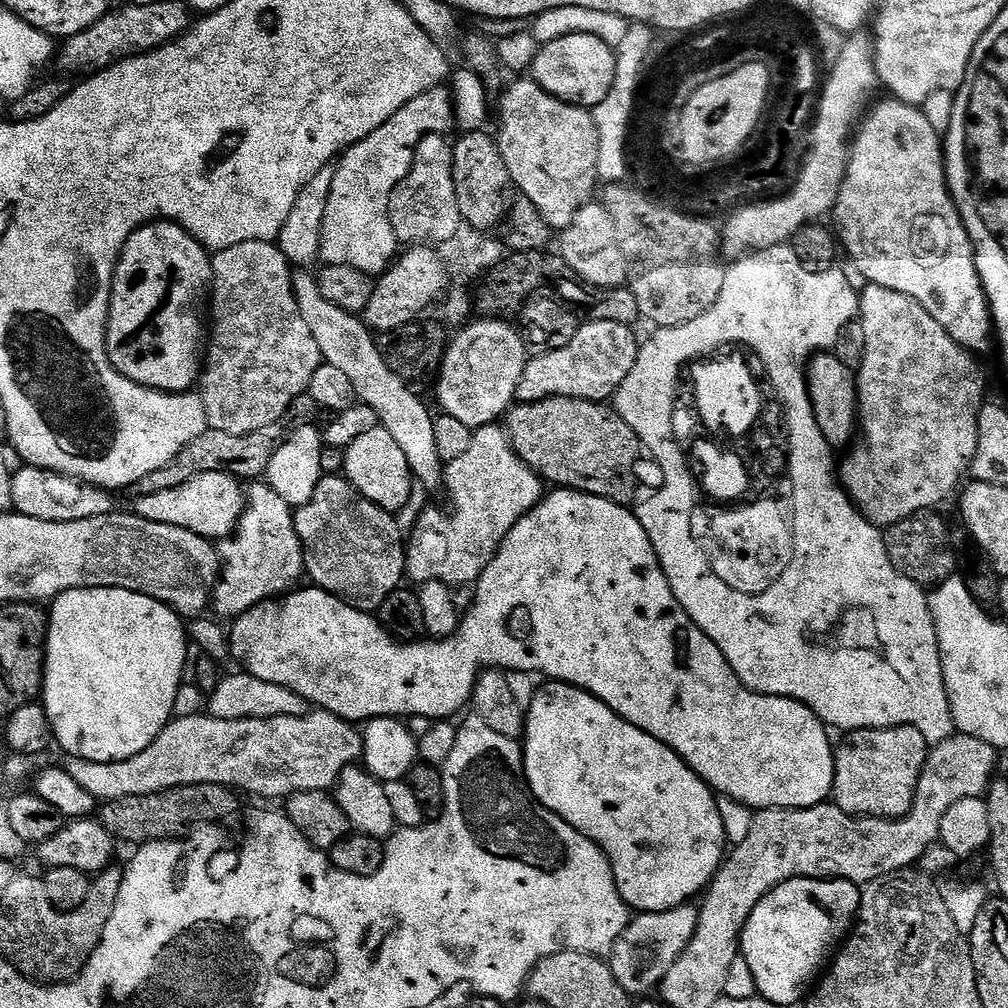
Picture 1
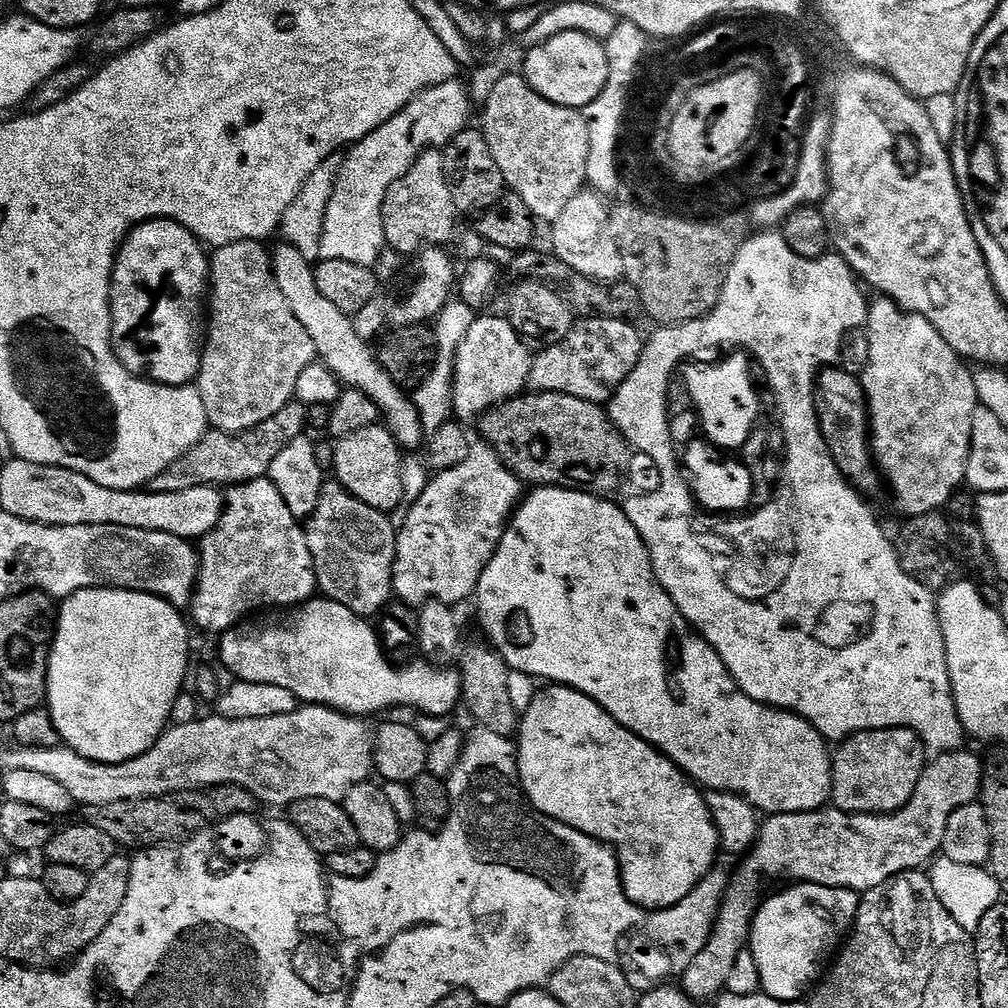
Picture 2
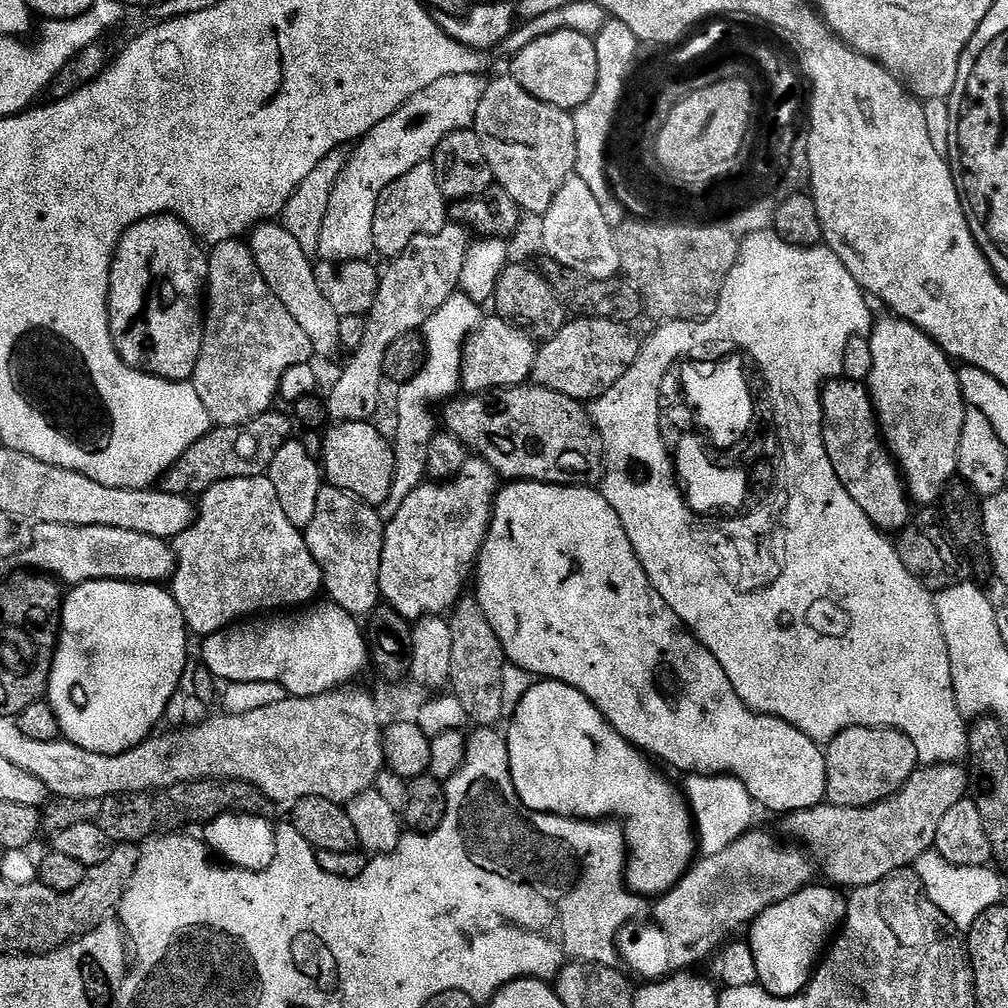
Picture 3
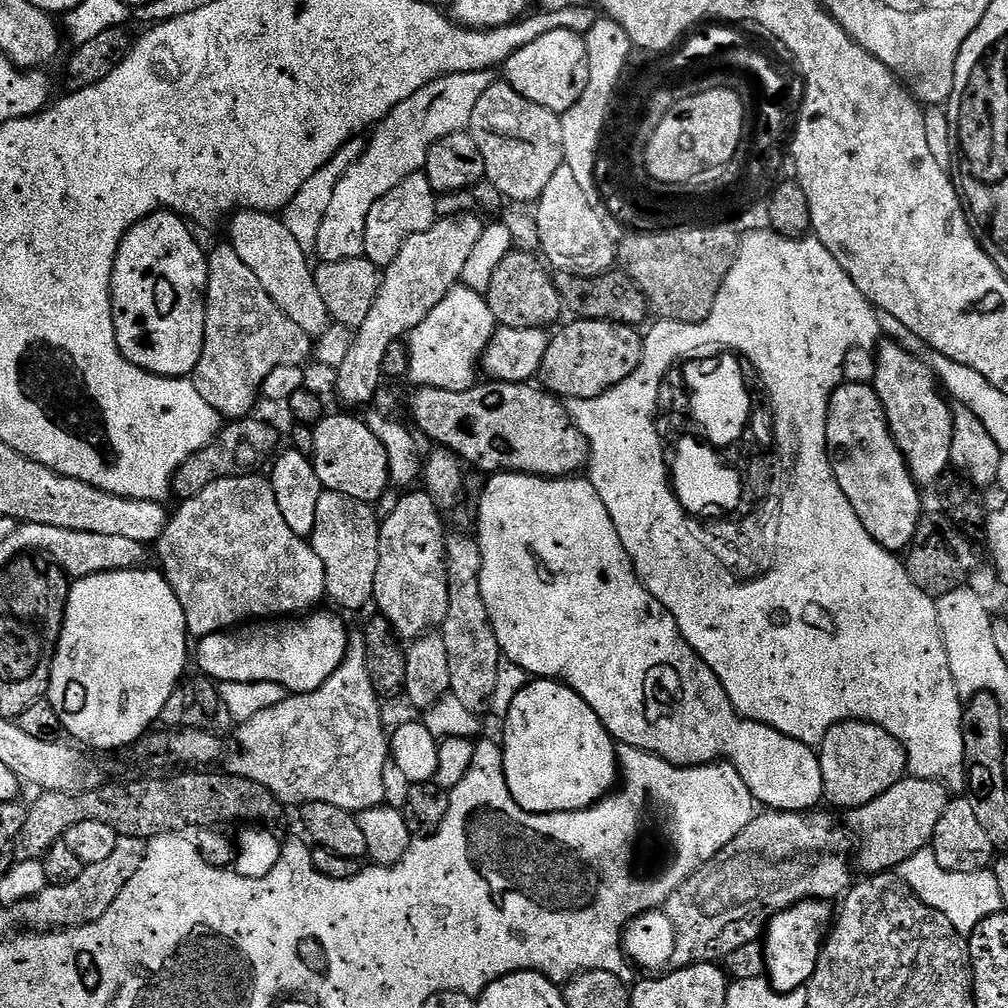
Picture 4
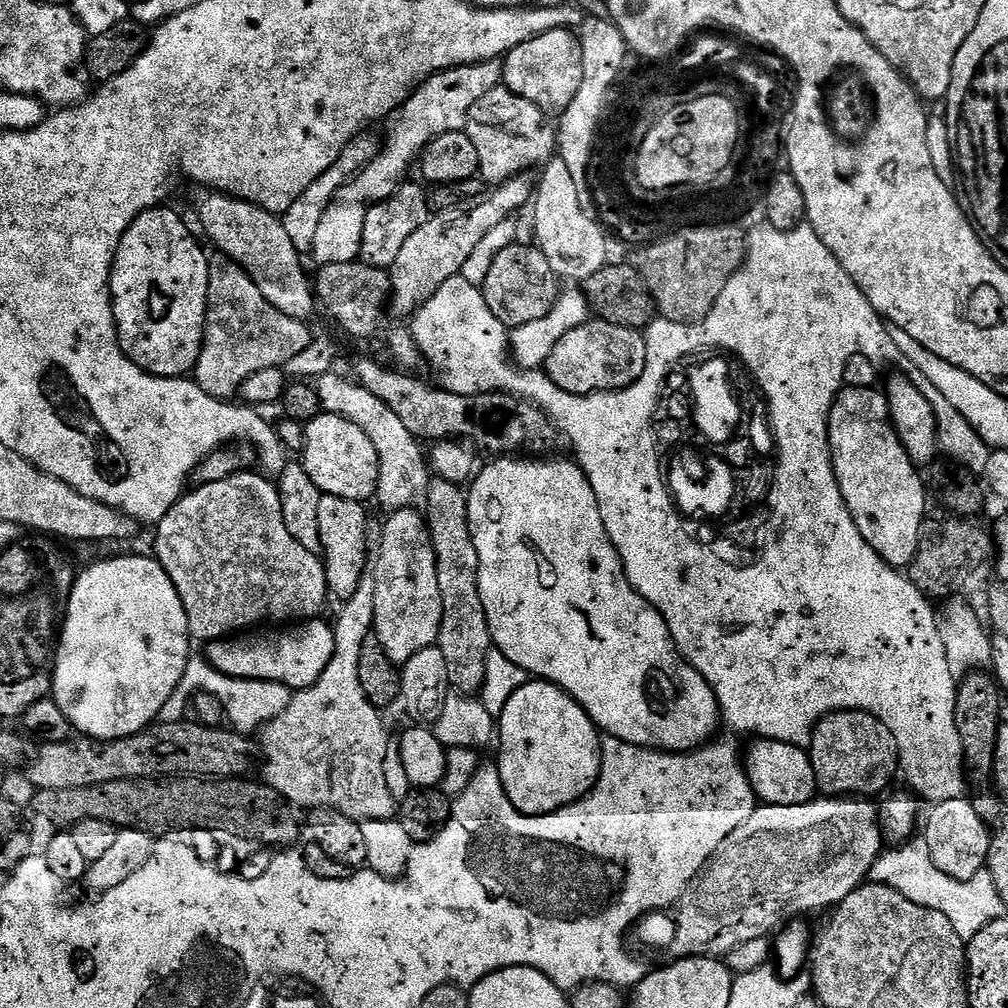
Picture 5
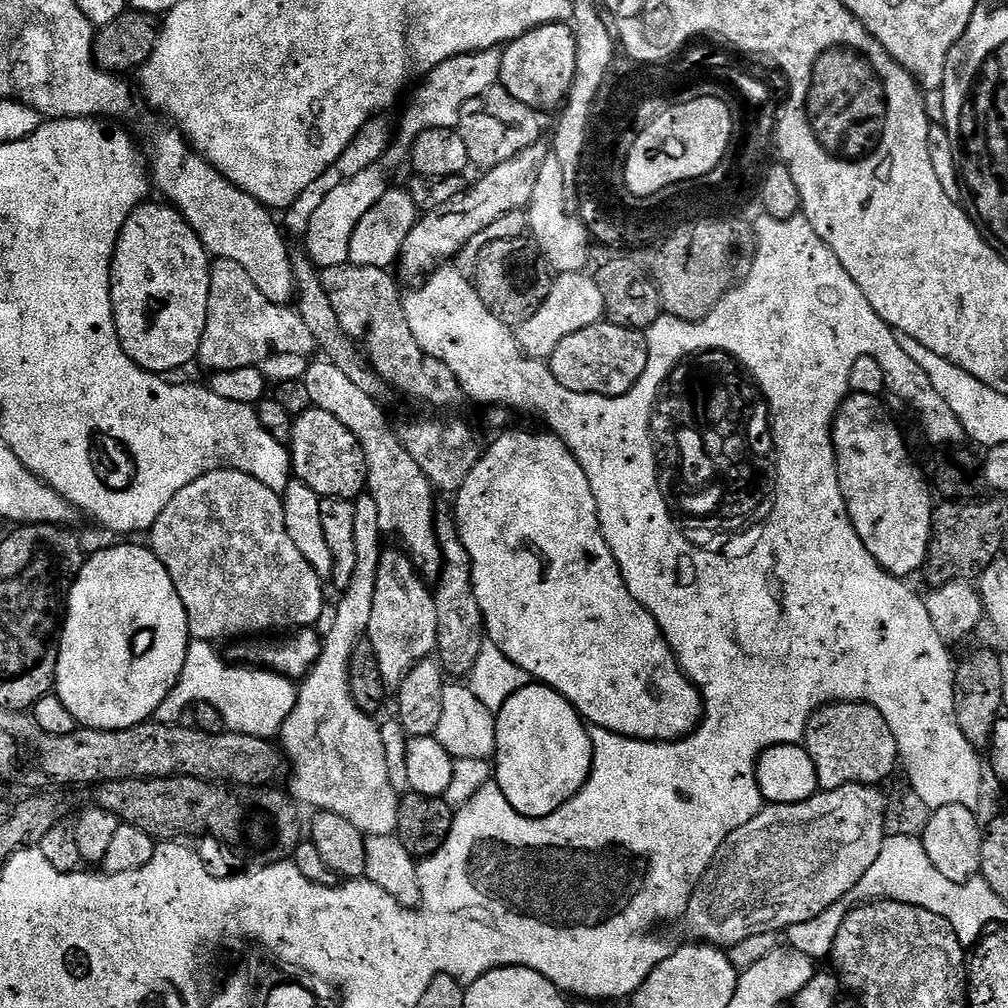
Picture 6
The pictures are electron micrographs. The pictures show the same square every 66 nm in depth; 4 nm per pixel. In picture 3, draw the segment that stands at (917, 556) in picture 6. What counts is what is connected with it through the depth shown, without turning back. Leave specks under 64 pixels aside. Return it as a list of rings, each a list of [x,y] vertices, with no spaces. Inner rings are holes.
[[[837,378],[824,385],[820,401],[824,411],[824,441],[826,454],[830,454],[830,466],[834,466],[834,474],[838,474],[838,482],[846,486],[846,494],[858,502],[862,514],[870,520],[873,526],[885,534],[899,533],[908,525],[910,511],[910,497],[904,482],[903,475],[892,458],[887,444],[884,443],[882,429],[876,418],[876,408],[872,405],[872,393],[859,380],[845,380]]]

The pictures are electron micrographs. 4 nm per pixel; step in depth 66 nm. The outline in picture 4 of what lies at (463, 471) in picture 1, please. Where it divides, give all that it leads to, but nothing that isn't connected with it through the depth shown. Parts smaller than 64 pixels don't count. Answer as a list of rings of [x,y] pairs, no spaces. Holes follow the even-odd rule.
[[[412,490],[400,496],[398,506],[394,506],[394,514],[383,517],[380,526],[378,570],[374,574],[374,604],[375,607],[380,607],[377,608],[379,615],[386,617],[396,631],[397,637],[404,642],[429,635],[433,630],[439,629],[446,618],[448,609],[448,567],[444,564],[446,531],[444,532],[444,520],[440,516],[443,516],[441,509],[437,508],[427,492]]]

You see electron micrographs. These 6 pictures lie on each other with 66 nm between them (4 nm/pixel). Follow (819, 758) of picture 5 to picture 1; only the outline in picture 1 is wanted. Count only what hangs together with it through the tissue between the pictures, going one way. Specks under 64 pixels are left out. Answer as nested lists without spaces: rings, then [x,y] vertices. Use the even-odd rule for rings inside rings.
[[[867,728],[847,733],[839,741],[831,799],[848,816],[899,820],[908,815],[916,787],[928,761],[930,745],[913,728]]]

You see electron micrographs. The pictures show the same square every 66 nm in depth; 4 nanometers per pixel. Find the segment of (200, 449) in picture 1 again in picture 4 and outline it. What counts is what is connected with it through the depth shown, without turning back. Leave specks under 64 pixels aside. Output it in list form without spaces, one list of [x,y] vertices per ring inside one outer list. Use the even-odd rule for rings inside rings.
[[[236,418],[225,423],[221,427],[220,433],[202,450],[190,454],[172,479],[173,497],[177,496],[177,501],[183,502],[202,494],[206,486],[218,482],[222,478],[233,474],[248,474],[259,466],[263,460],[271,461],[276,448],[276,432],[264,420],[252,420],[253,418]]]

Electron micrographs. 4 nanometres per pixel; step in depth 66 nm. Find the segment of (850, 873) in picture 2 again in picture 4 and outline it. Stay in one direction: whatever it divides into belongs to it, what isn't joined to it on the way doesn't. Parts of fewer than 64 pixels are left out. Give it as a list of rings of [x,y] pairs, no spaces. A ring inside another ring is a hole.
[[[905,778],[890,786],[886,794],[874,798],[874,802],[851,809],[847,813],[847,827],[850,832],[852,827],[851,835],[858,841],[854,860],[859,871],[861,868],[864,874],[891,873],[899,869],[902,862],[918,854],[918,850],[929,847],[938,818],[942,818],[949,799],[949,789],[936,780]]]

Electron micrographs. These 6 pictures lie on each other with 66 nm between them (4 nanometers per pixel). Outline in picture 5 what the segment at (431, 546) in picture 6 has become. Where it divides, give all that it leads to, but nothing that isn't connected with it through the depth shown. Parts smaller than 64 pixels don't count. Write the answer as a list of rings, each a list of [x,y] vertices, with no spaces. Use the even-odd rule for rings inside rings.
[[[333,370],[317,377],[314,387],[323,411],[338,414],[354,422],[354,426],[358,426],[358,430],[362,430],[366,438],[370,438],[370,442],[374,444],[374,450],[378,452],[378,486],[375,499],[380,500],[381,506],[388,508],[389,513],[423,505],[428,493],[430,460],[425,449],[424,452],[420,449],[423,448],[421,441],[414,434],[410,434],[410,430],[406,430],[406,426],[395,416],[394,410],[390,410],[390,406],[382,402],[382,398],[374,398],[374,394],[357,384],[355,379],[347,375],[339,376],[338,372]]]

